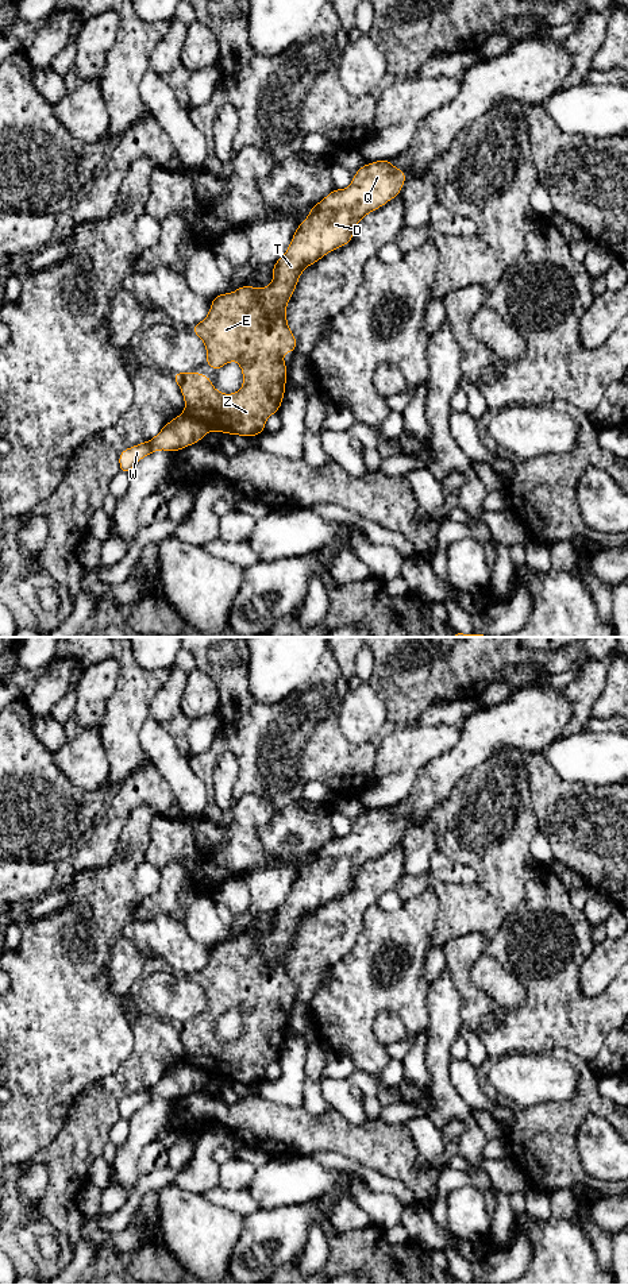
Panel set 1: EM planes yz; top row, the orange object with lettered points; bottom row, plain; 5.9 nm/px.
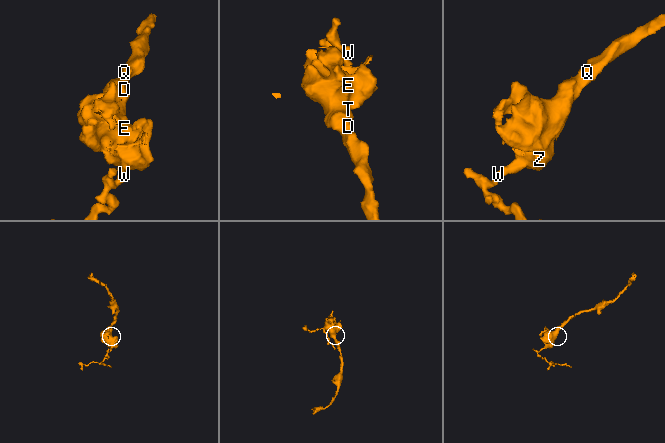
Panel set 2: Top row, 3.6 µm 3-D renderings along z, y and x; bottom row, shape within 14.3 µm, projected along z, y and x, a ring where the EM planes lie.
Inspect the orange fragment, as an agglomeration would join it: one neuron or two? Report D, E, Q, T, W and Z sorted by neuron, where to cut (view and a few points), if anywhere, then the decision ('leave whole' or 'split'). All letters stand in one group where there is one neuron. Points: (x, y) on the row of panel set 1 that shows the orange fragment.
D E Q T Z / W; cut in yz along (185, 411), (210, 429); split

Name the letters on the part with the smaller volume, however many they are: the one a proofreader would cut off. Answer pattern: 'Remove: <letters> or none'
Remove: W

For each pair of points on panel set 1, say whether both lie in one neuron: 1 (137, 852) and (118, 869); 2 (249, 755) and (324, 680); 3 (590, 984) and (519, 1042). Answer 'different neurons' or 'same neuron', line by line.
1: same neuron
2: same neuron
3: different neurons

